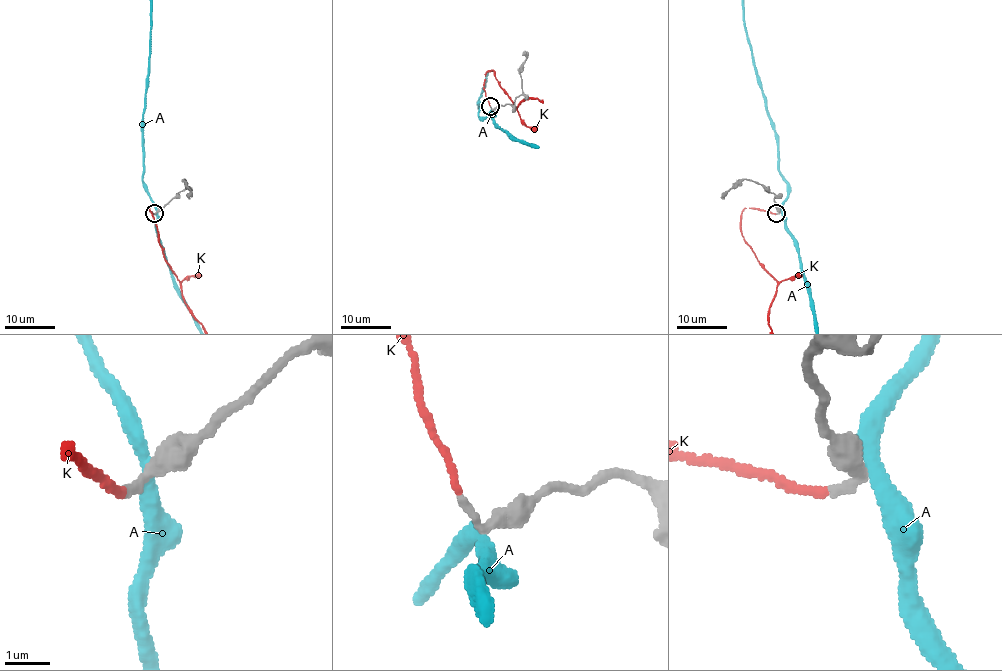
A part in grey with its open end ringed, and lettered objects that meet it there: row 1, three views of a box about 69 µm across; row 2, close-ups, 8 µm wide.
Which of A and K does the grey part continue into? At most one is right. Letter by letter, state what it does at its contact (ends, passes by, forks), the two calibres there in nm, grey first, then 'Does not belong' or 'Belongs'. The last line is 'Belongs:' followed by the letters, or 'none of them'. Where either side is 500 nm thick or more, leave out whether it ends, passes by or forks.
A: It passes by. Thickness 460 nm (grey) against 340 nm. Does not belong
K: It ends there. Thickness 180 nm (grey) against 150 nm. Belongs
Belongs: K

